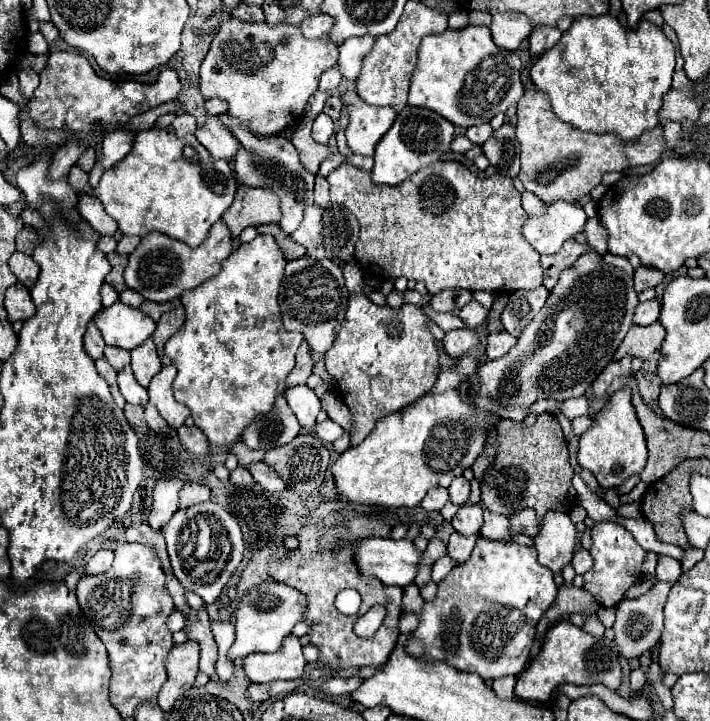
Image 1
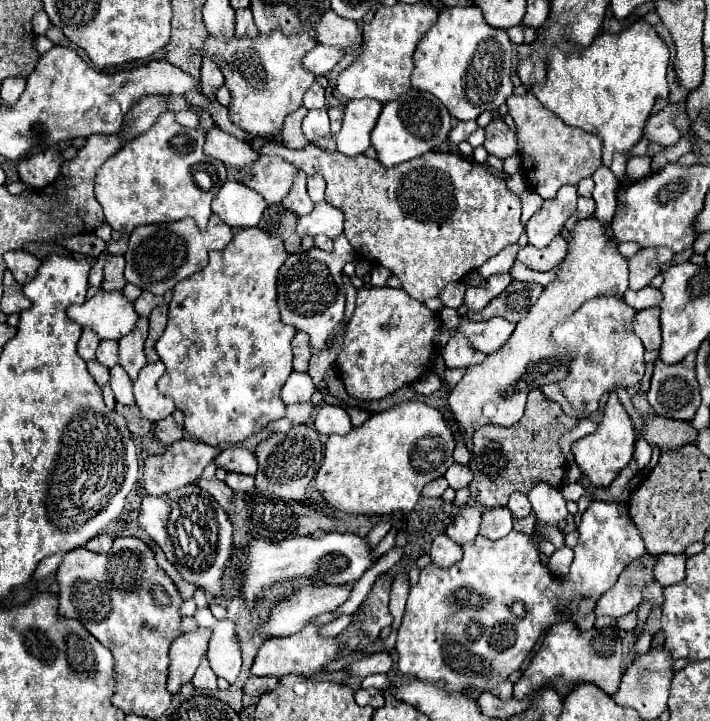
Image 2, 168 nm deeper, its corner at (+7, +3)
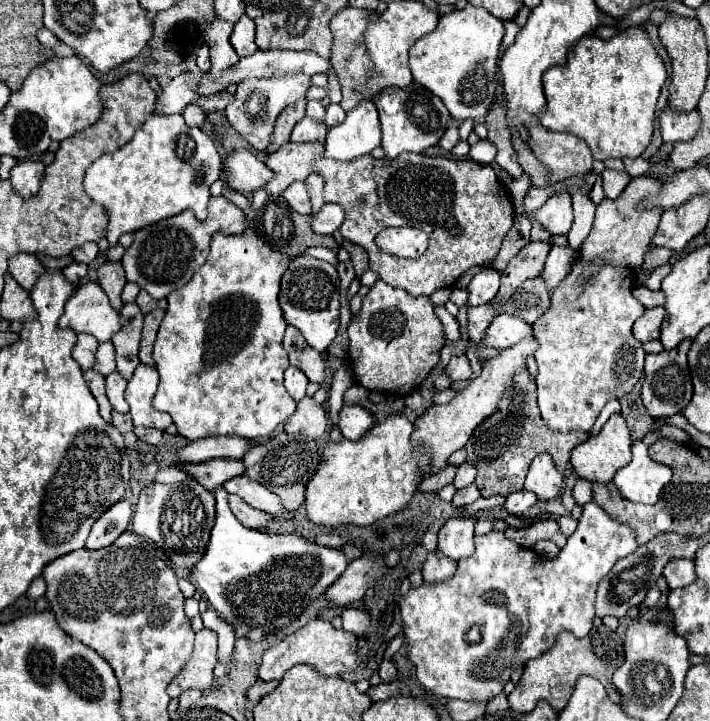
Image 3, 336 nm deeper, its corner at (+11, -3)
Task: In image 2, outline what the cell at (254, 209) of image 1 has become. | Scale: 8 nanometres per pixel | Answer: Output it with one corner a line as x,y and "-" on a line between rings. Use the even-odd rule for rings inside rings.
260,157
256,161
256,165
246,167
244,171
240,171
240,183
250,185
260,195
264,195
268,205
274,205
278,201
282,201
282,197
290,191
294,179
296,179
298,167
284,161
282,157

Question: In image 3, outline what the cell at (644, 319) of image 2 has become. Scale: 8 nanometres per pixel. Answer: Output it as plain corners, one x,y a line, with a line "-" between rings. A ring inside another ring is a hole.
664,307
646,309
644,315
634,323
634,337
640,343
654,341
660,337
660,325
664,321

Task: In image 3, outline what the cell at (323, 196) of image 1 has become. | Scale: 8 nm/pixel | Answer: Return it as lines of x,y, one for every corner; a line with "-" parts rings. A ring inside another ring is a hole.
316,173
308,175
308,179
306,179
306,189
308,189
310,201
312,201
312,211
320,211
320,207
324,205
322,187
324,187
324,181
320,179
320,175
316,175

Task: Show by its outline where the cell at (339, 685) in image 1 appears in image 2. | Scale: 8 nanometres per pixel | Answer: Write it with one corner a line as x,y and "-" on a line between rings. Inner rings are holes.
374,653
362,661
348,665
348,673
356,677
368,677
372,673
388,673
392,667
392,657
388,653

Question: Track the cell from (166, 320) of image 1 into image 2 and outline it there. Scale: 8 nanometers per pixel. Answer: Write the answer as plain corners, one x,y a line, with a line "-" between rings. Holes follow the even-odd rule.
160,305
160,307
156,307
150,313
150,333
148,333
148,339
144,343
144,351
146,351
148,363
156,363
158,361
158,355
156,355
154,345
160,339
162,331
166,327
166,321
168,321
168,305

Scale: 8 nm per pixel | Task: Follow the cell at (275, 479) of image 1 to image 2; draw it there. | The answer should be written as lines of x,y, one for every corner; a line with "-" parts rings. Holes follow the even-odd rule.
230,447
226,451
220,451
220,455
214,459
214,463
230,473
256,475
256,455
242,447

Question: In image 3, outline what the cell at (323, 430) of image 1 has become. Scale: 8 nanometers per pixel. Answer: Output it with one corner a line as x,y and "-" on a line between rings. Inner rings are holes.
344,405
338,413
338,423
336,427
340,429
340,433
350,439
356,441
360,439
372,425
376,423
376,419
370,415
368,409
360,407
360,405

